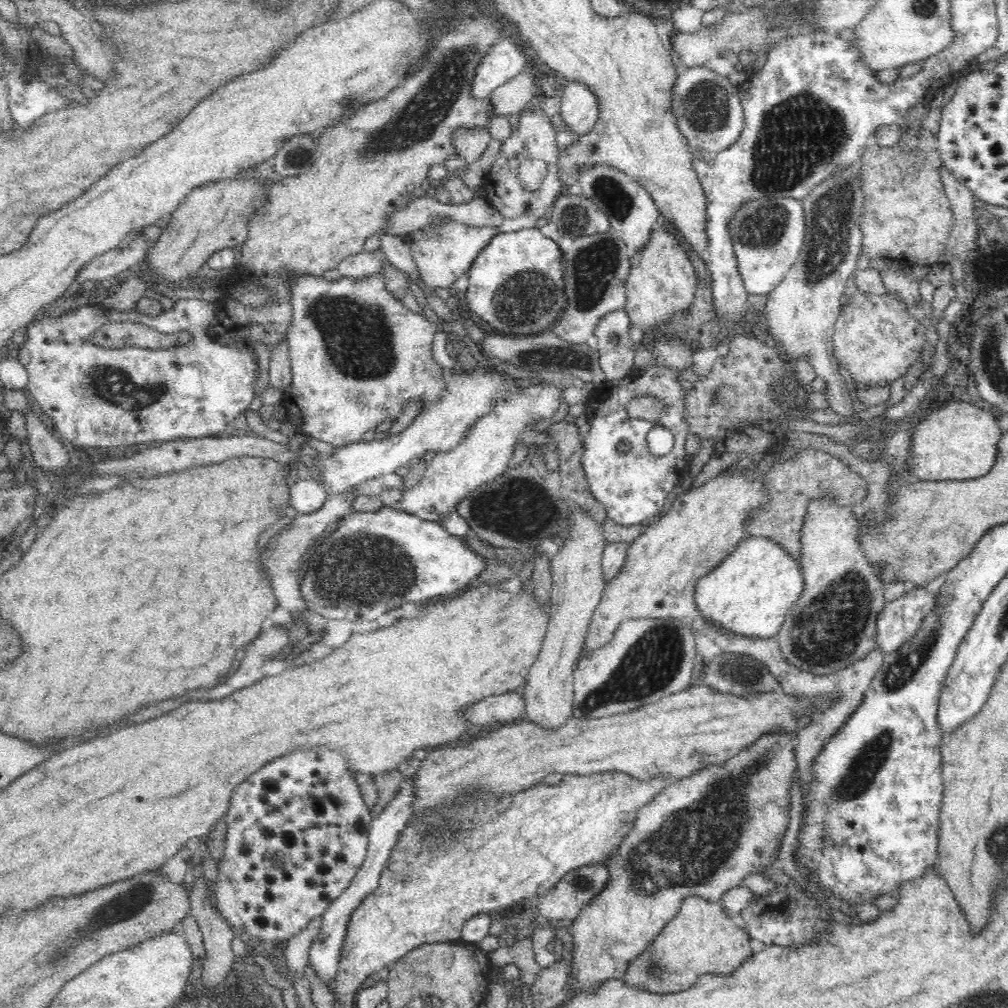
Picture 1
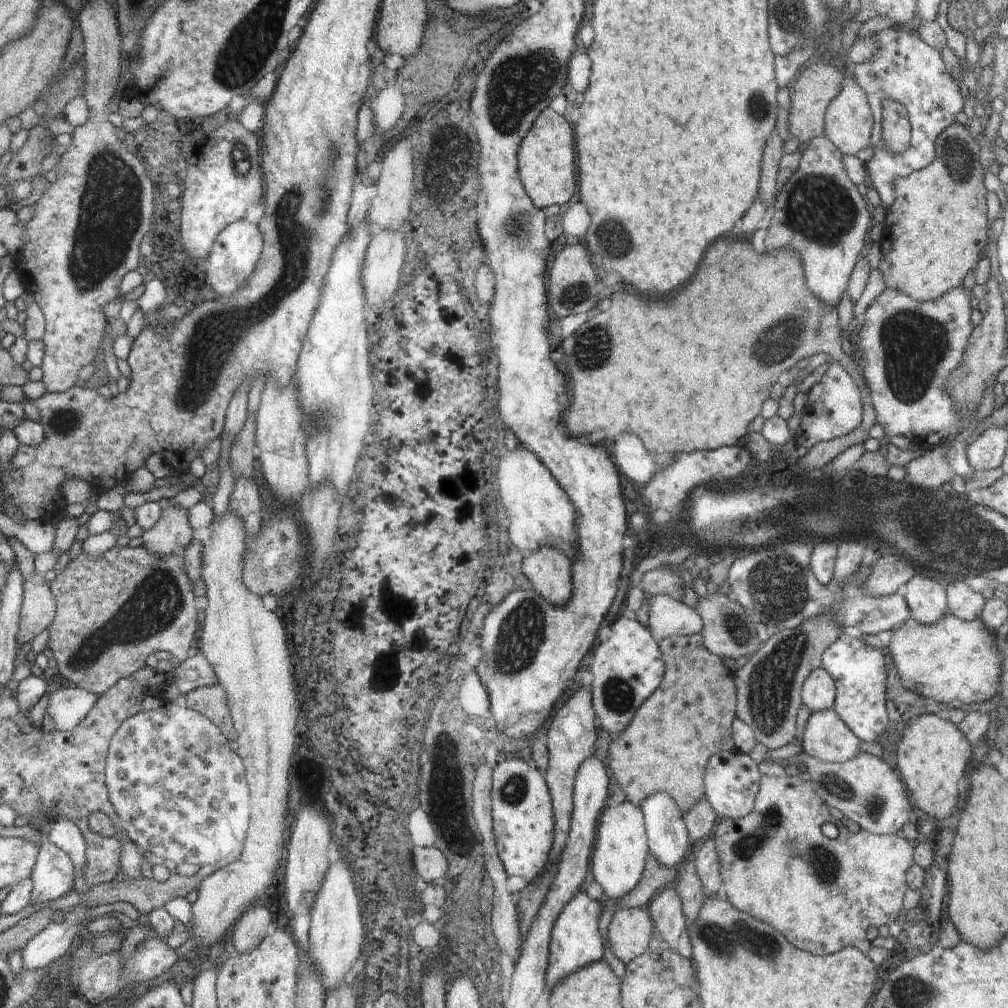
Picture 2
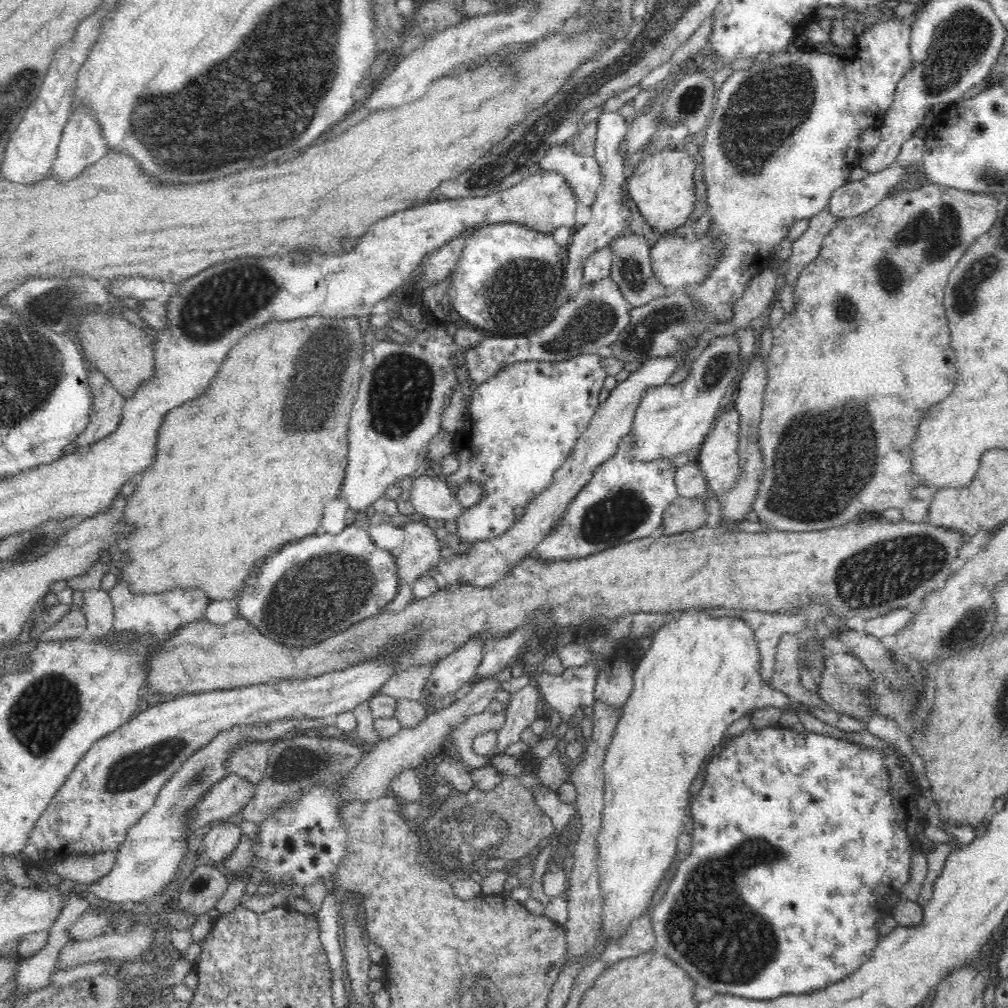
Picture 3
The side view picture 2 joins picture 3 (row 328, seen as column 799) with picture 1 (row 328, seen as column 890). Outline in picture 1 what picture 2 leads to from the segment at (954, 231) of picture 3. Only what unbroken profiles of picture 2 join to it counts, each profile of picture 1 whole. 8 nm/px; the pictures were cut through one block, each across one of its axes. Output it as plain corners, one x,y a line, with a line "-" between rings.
857,291
843,305
835,322
834,354
845,366
857,386
871,388
891,383
916,364
926,337
924,327
907,313
906,303
896,294
880,296

